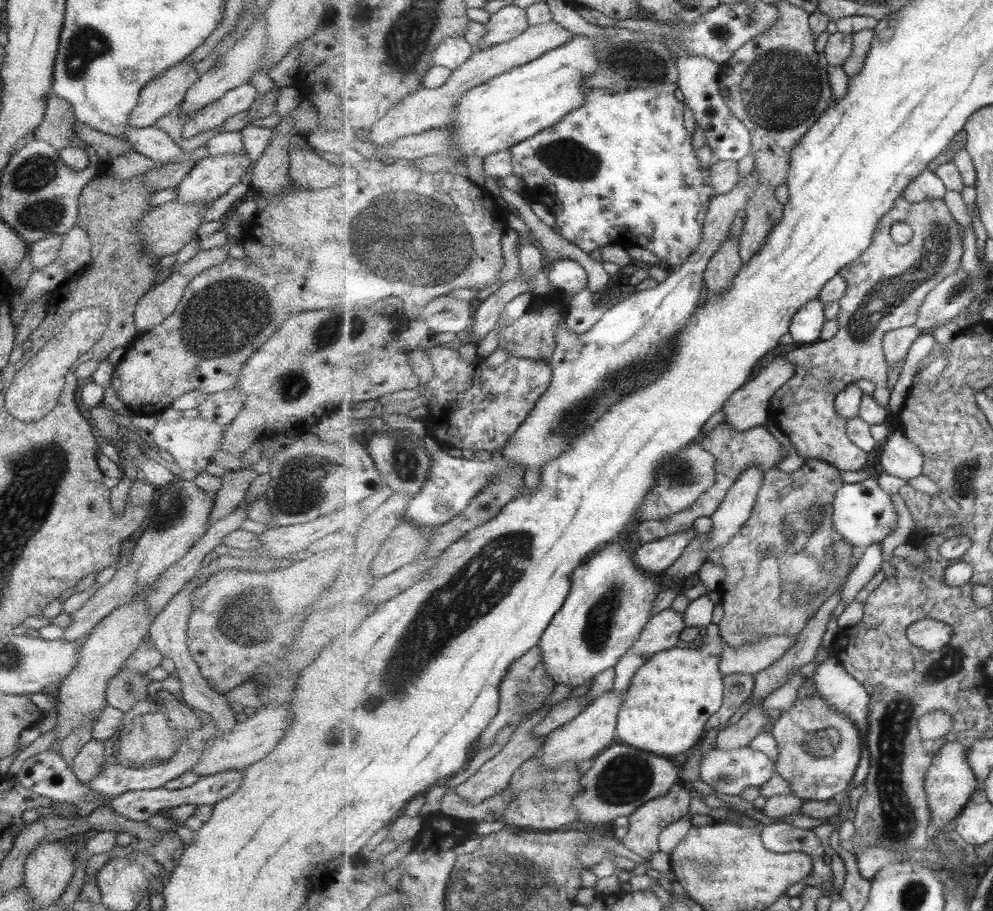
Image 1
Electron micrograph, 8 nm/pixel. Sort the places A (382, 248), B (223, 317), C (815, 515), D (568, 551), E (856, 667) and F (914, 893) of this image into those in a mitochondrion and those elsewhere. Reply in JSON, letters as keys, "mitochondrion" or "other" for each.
{"A":"mitochondrion","B":"mitochondrion","C":"mitochondrion","D":"other","E":"other","F":"mitochondrion"}

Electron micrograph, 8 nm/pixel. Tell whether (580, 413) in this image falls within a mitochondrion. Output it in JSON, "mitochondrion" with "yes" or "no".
{"mitochondrion":"yes"}

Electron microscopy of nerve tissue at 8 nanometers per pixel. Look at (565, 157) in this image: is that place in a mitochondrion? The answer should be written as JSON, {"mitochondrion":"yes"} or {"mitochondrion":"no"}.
{"mitochondrion":"yes"}

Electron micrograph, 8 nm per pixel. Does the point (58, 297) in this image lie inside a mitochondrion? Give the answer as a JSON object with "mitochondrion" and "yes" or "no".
{"mitochondrion":"no"}

